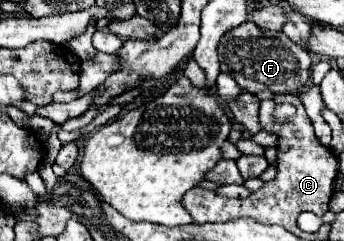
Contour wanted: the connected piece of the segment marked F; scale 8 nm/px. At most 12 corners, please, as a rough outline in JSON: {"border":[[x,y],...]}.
{"border":[[242,23],[220,39],[222,73],[250,93],[300,93],[310,53]]}

